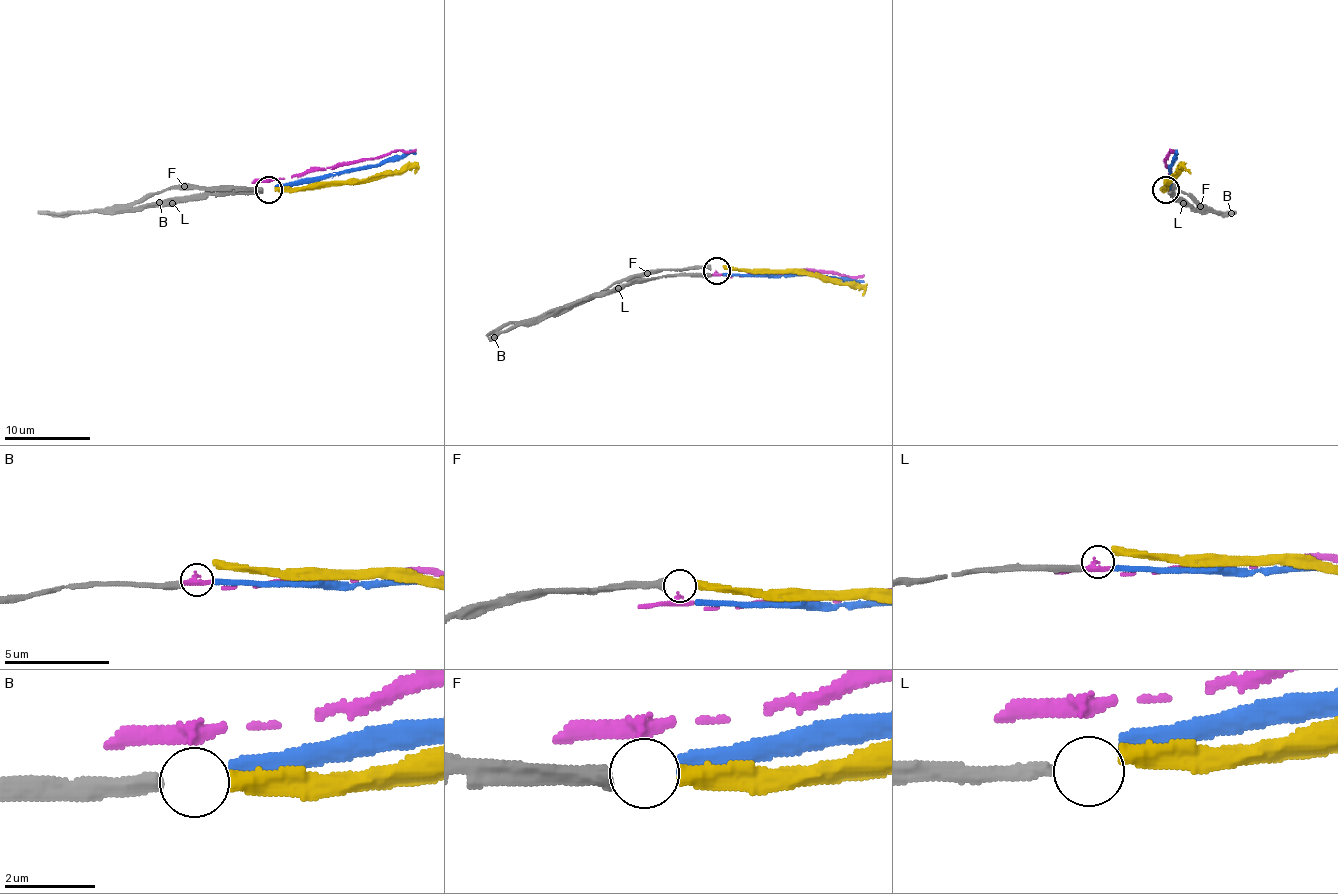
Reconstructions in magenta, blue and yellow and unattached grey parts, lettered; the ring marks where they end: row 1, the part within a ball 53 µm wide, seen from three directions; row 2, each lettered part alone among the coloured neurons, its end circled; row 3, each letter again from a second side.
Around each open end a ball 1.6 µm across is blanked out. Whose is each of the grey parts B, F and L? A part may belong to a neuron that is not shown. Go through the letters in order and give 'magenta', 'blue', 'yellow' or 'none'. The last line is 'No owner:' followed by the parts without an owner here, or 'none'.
B: blue
F: yellow
L: none
No owner: L

